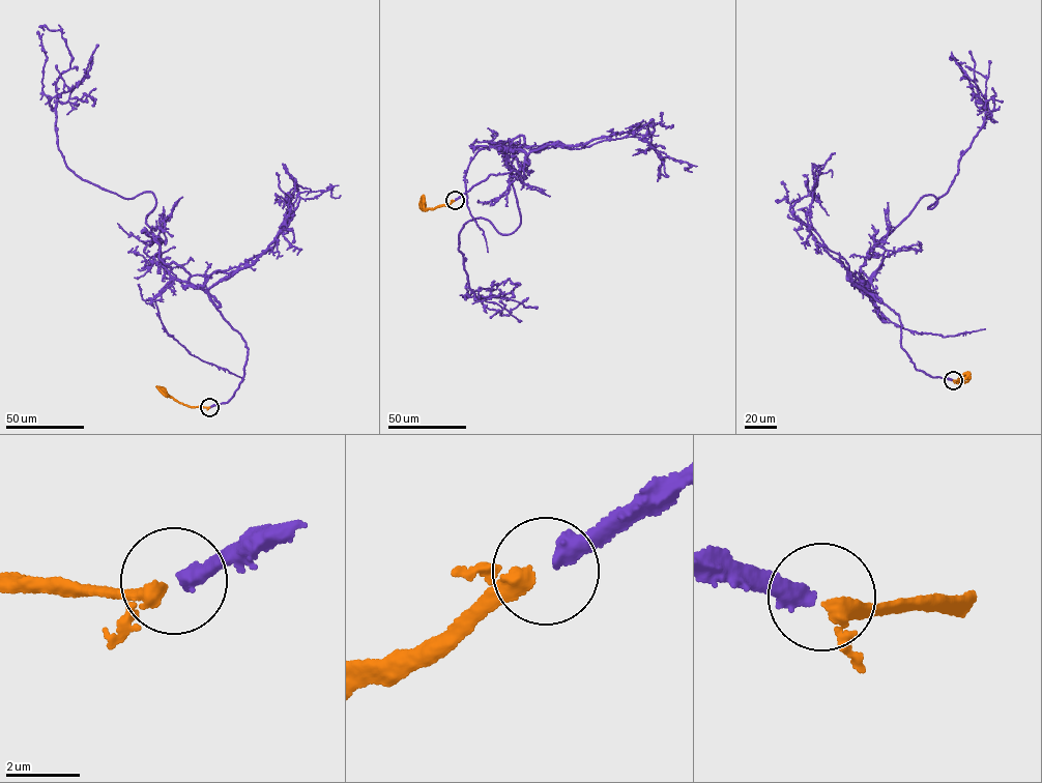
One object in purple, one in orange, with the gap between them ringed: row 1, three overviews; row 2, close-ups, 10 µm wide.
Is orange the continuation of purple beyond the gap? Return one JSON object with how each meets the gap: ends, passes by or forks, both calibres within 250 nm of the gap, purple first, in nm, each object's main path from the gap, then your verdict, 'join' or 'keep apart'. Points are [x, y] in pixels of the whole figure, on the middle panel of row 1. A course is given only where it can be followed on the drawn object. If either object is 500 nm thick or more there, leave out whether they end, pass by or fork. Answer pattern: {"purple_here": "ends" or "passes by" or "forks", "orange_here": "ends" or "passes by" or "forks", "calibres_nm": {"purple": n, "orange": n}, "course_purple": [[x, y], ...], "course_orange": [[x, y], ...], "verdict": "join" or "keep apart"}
{"purple_here": "ends", "orange_here": "passes by", "calibres_nm": {"purple": 440, "orange": 320}, "course_purple": [[455, 200], [526, 178], [527, 155], [504, 149], [518, 227], [459, 234], [476, 298], [503, 285]], "course_orange": [[454, 200], [427, 209], [424, 201], [420, 201]], "verdict": "join"}

